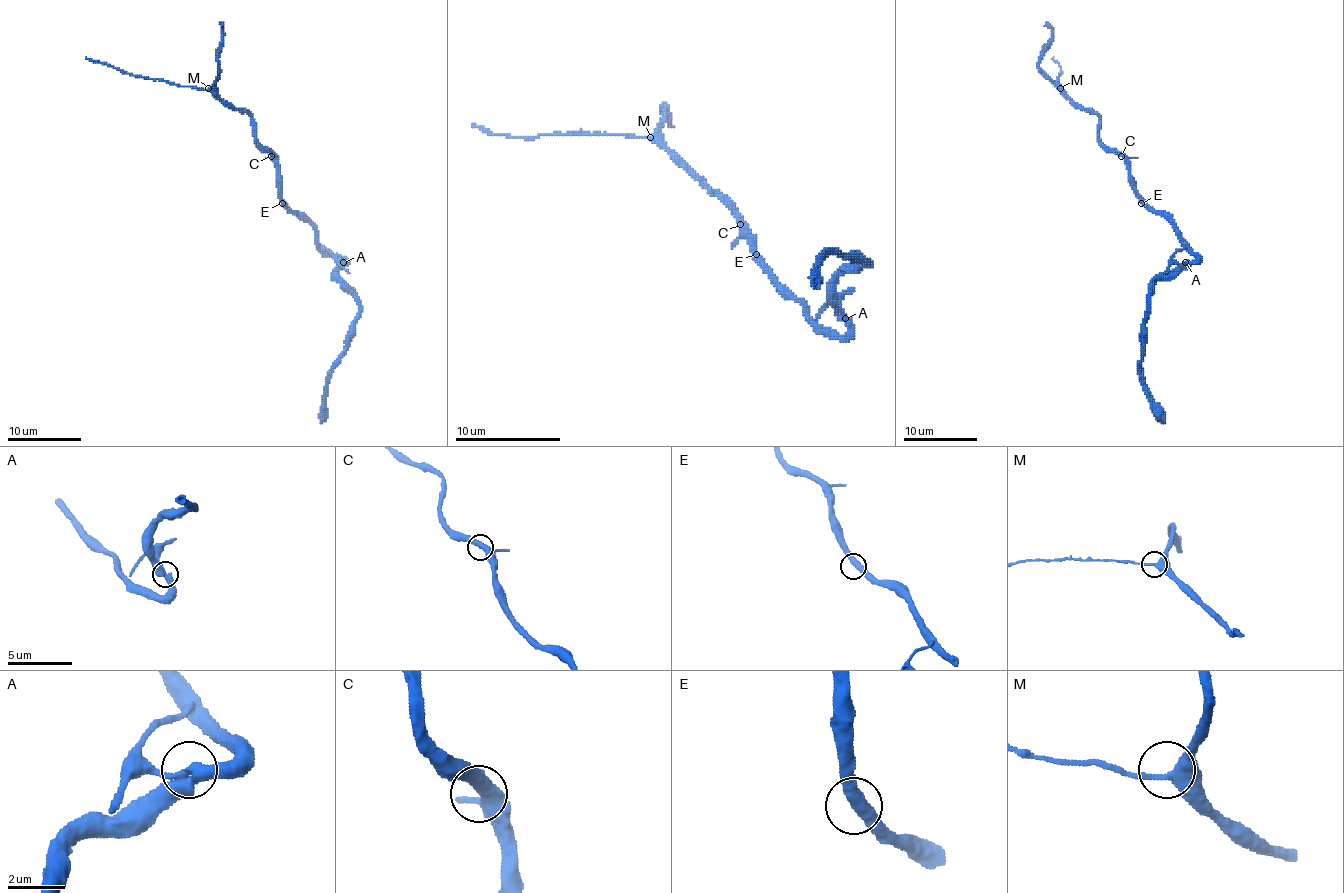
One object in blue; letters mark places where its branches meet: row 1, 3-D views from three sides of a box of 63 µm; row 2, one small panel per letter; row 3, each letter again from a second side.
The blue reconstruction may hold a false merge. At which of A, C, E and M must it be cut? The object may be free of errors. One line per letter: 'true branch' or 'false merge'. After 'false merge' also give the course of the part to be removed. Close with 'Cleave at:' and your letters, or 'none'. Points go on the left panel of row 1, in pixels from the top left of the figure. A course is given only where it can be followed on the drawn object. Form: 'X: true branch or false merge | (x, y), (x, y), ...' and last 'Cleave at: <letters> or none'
A: false merge | (344, 262), (342, 264), (324, 245)
C: true branch
E: true branch
M: true branch
Cleave at: A

